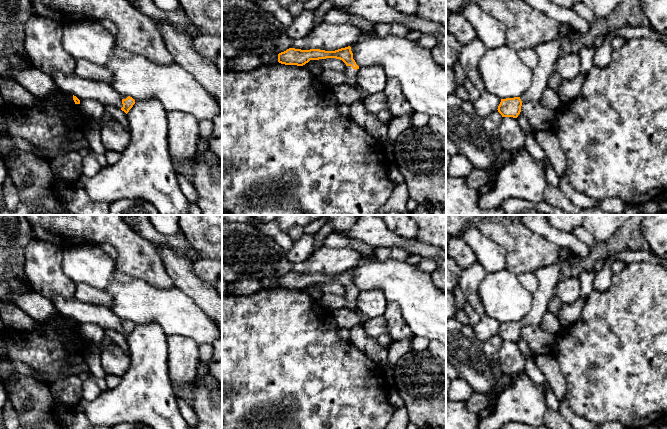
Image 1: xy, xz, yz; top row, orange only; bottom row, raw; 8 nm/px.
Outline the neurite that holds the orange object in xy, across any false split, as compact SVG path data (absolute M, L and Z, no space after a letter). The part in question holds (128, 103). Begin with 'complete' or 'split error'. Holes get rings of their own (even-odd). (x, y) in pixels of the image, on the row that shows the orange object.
split error; M130 96L122 97L123 107L121 109L111 105L105 104L105 111L108 112L113 119L119 121L127 130L130 131L129 121L127 119L127 113L135 104L135 100Z

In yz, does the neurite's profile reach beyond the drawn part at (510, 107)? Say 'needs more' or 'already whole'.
needs more

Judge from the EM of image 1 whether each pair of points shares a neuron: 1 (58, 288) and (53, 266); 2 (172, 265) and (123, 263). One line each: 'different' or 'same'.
1: same
2: different

